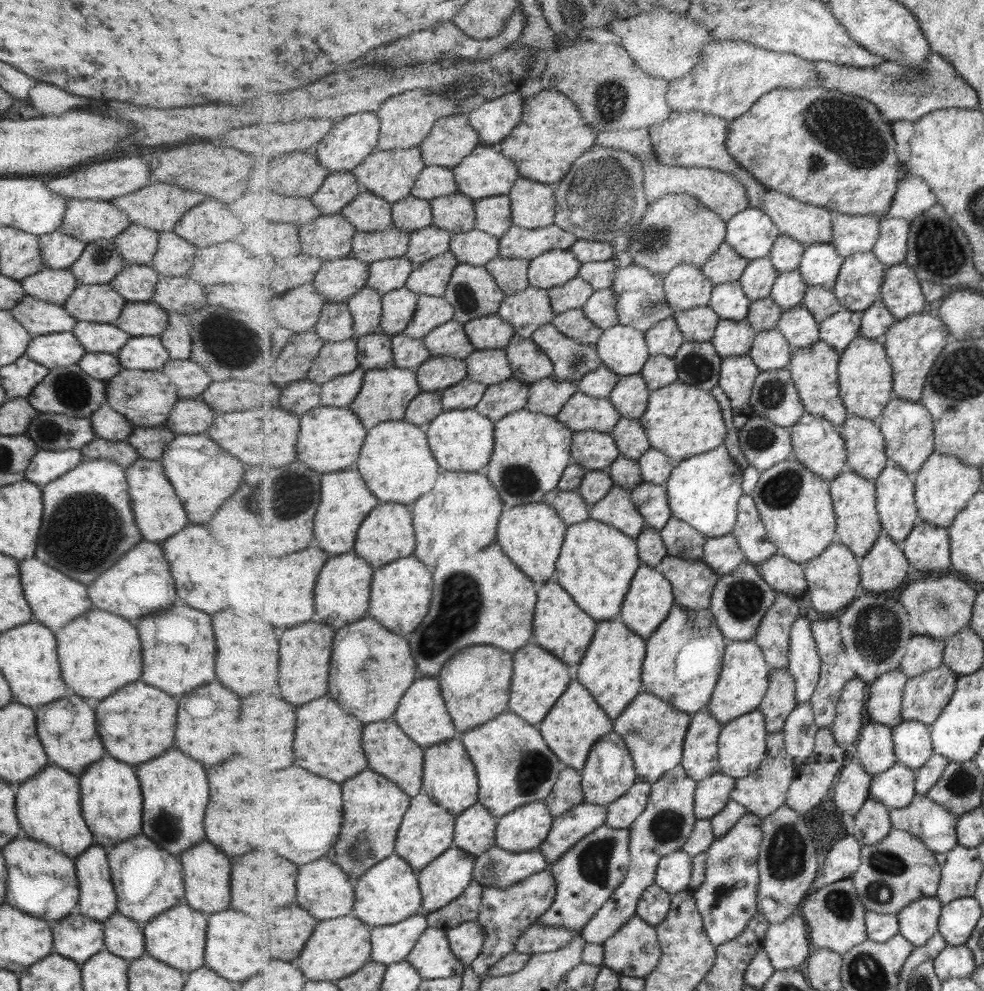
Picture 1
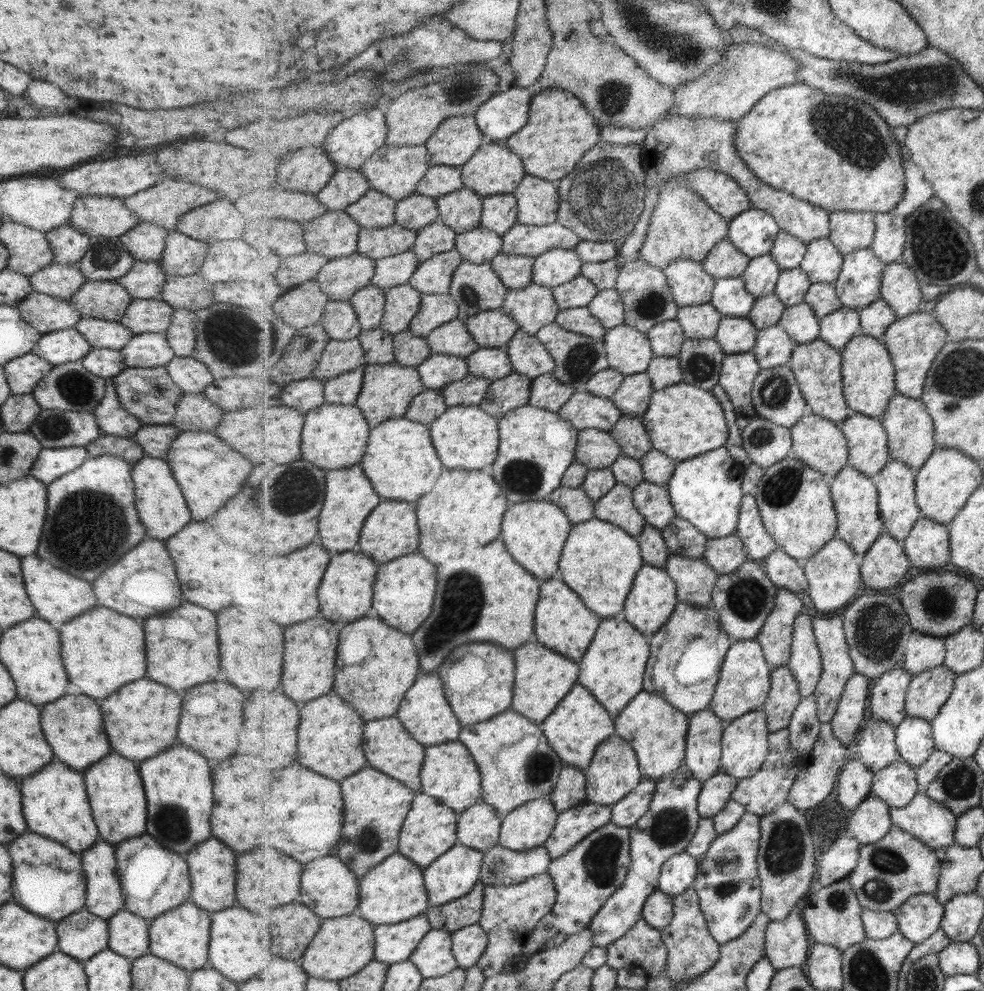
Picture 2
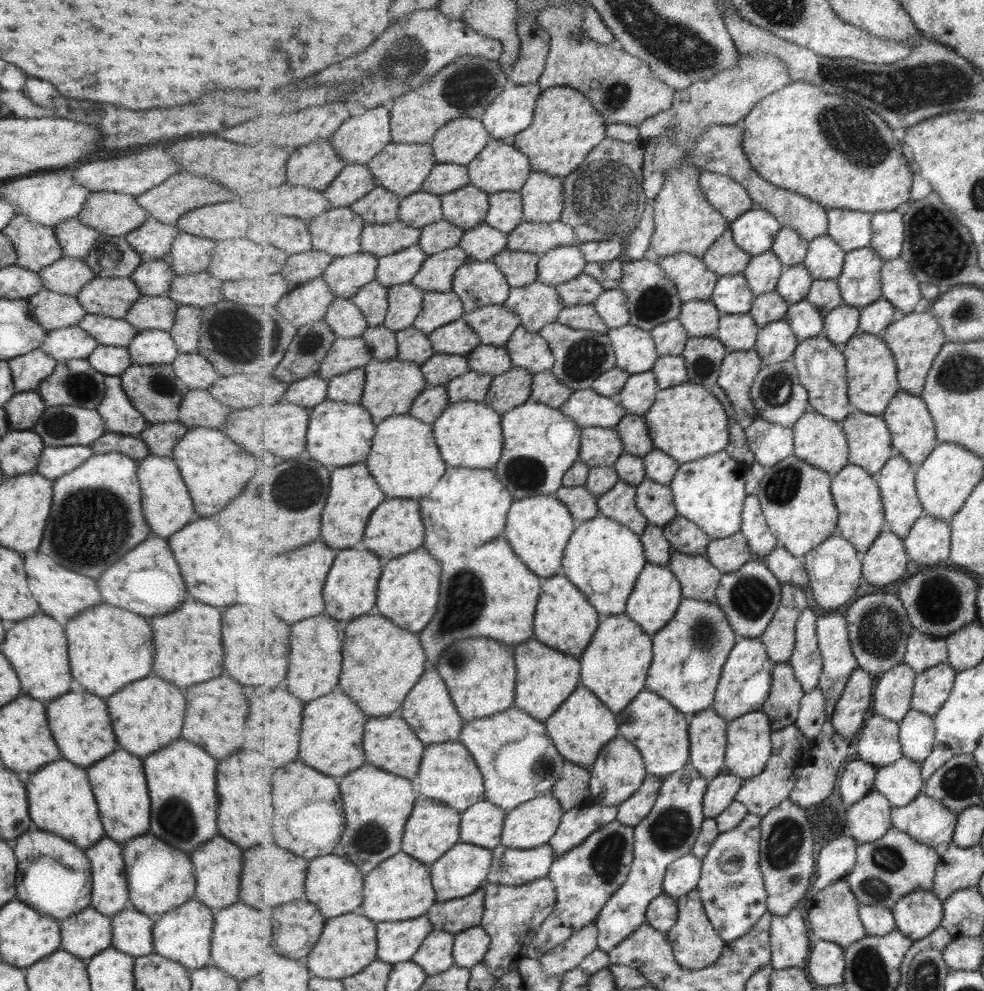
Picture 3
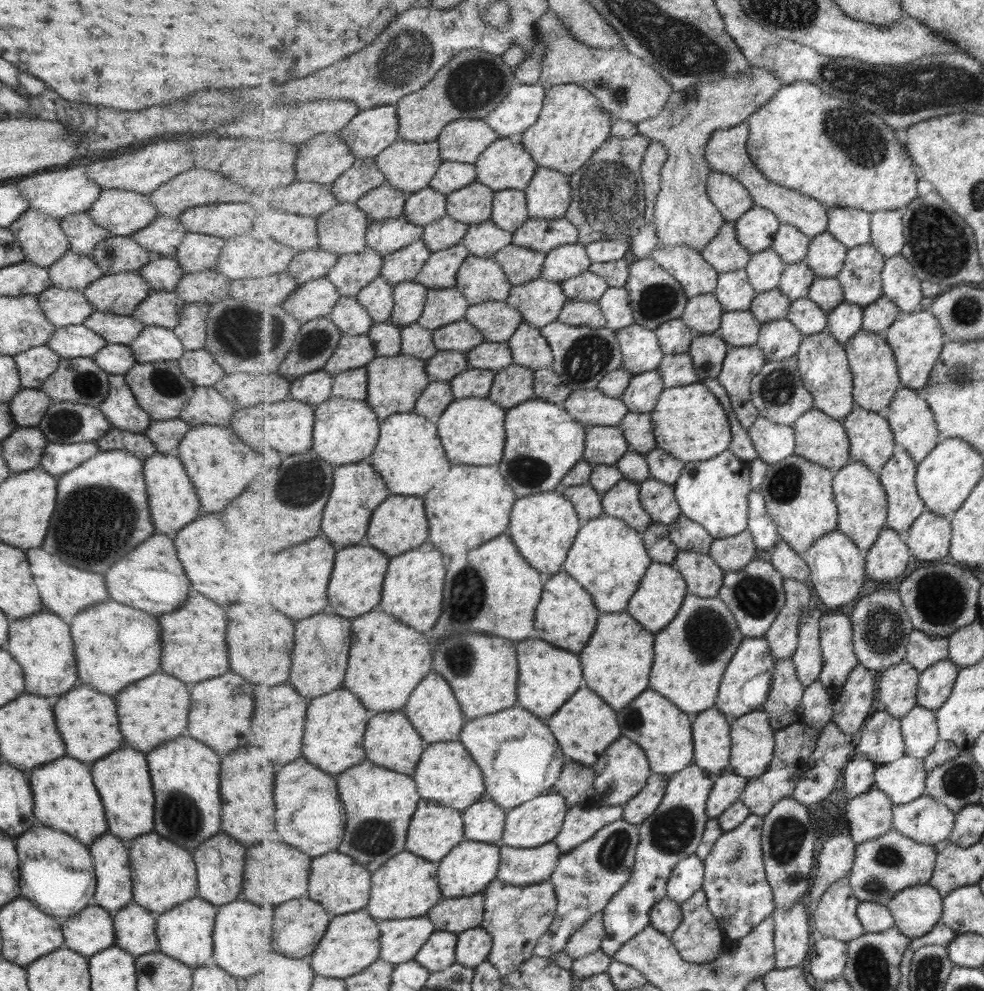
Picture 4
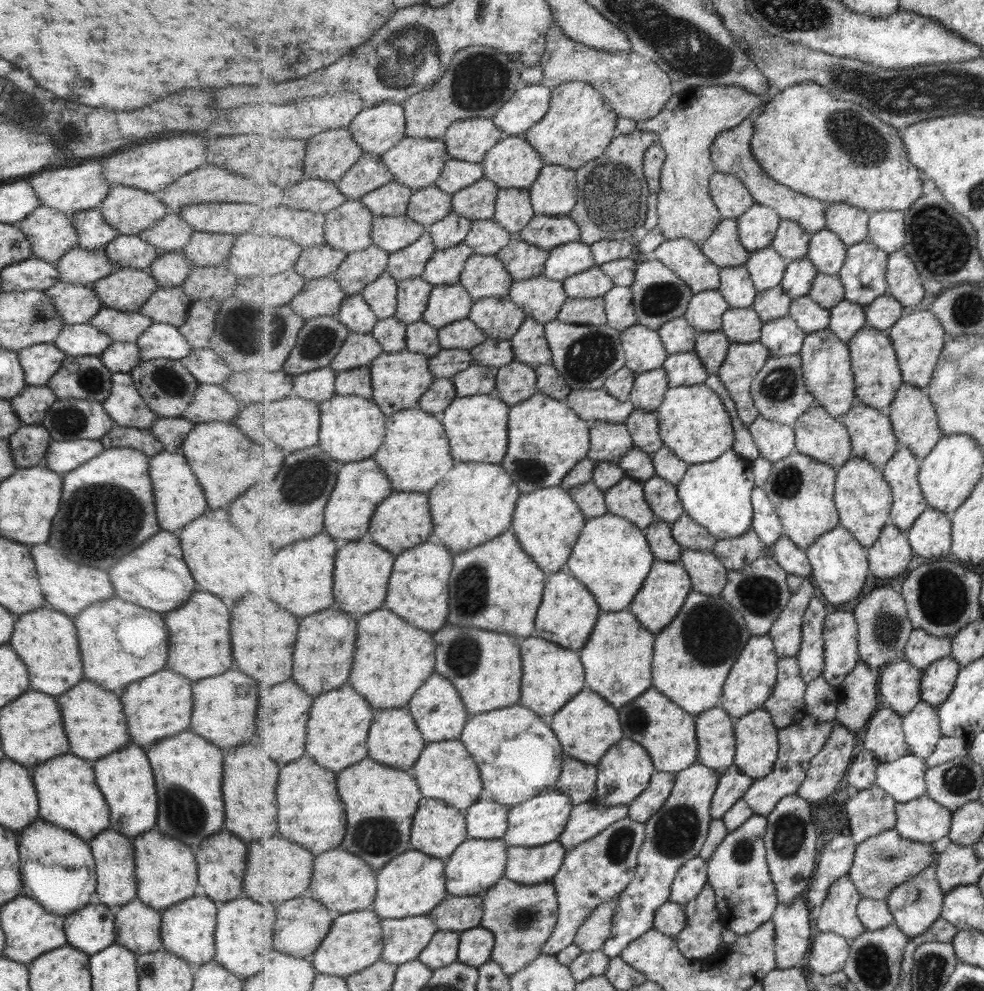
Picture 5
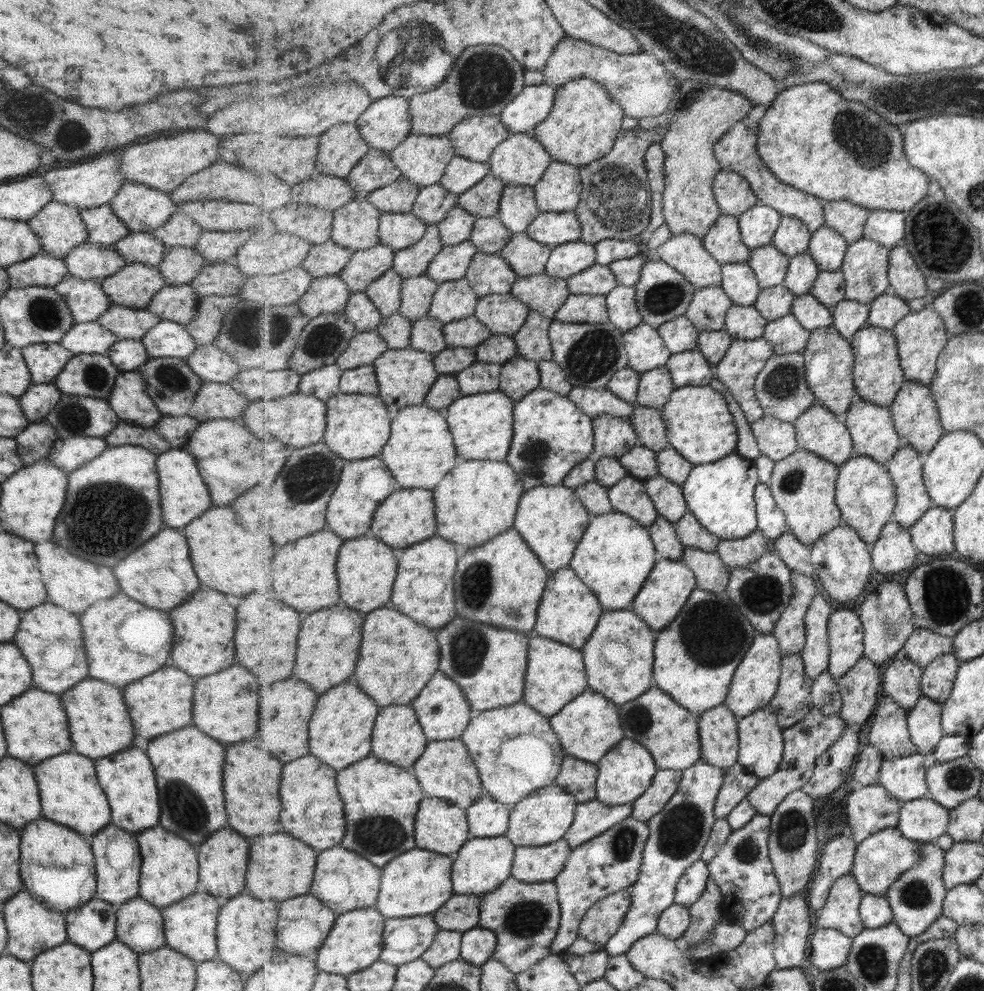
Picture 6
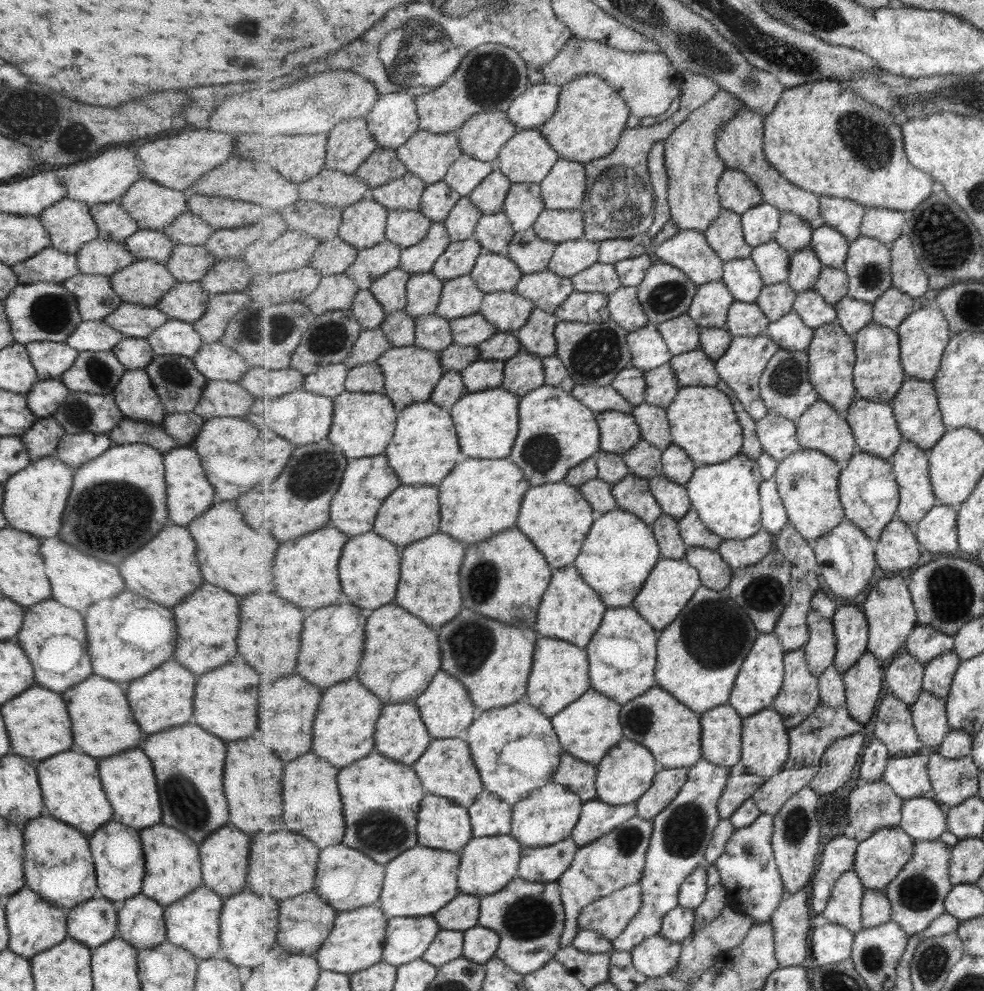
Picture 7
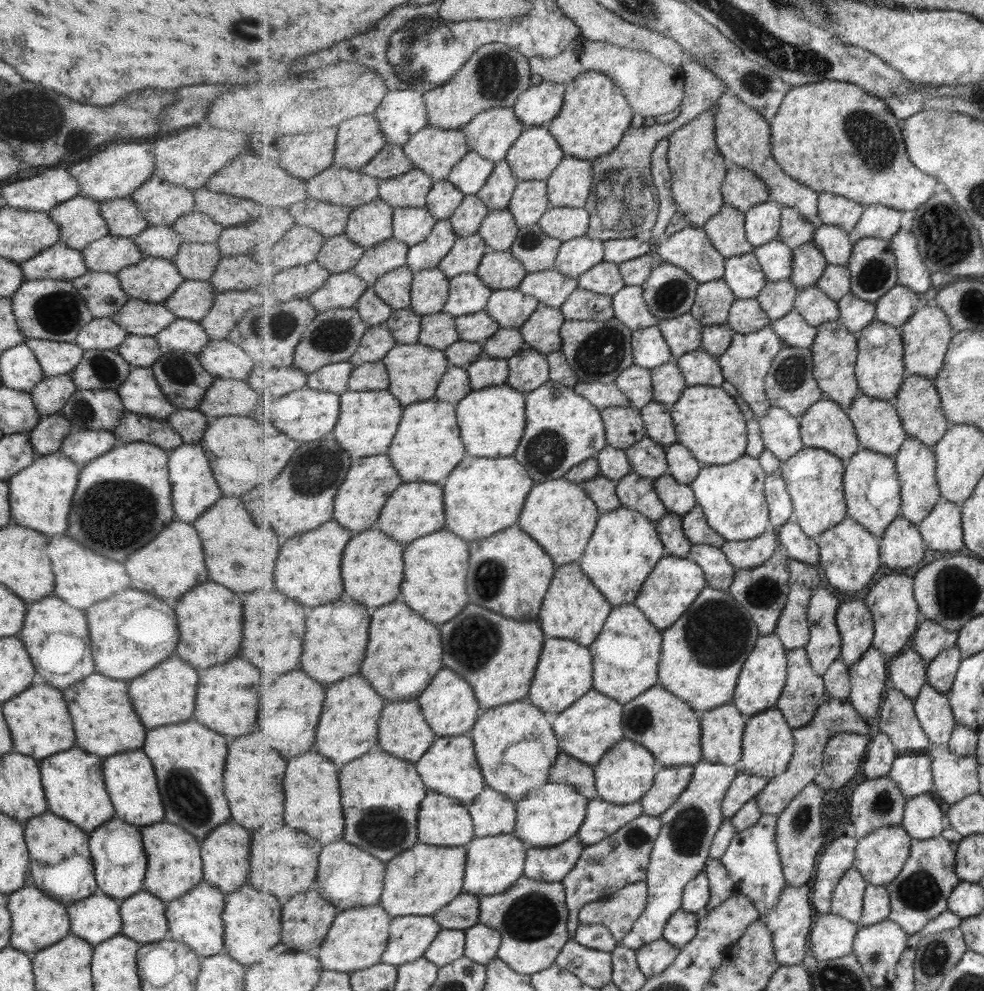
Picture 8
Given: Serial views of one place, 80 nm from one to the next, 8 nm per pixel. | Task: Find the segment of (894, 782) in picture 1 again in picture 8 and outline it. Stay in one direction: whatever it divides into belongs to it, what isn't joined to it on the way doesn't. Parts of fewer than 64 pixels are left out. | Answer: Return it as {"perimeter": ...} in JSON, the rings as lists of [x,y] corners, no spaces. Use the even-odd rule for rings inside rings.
{"perimeter":[[[928,751],[898,756],[889,775],[909,798],[934,790],[932,756]]]}

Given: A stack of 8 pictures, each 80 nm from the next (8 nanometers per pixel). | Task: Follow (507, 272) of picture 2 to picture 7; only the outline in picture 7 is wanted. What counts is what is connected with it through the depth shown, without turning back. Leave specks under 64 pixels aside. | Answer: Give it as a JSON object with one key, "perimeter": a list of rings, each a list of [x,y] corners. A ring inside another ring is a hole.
{"perimeter":[[[535,229],[518,231],[510,242],[508,257],[518,263],[523,274],[548,270],[558,243],[539,238]]]}

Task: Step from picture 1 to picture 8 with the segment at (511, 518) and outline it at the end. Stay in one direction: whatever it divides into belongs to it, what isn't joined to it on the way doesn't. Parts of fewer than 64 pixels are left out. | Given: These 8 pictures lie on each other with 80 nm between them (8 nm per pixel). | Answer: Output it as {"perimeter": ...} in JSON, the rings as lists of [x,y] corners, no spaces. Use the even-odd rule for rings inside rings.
{"perimeter":[[[561,478],[534,486],[525,501],[519,526],[543,546],[559,567],[580,561],[593,538],[600,515],[596,502],[582,484]]]}

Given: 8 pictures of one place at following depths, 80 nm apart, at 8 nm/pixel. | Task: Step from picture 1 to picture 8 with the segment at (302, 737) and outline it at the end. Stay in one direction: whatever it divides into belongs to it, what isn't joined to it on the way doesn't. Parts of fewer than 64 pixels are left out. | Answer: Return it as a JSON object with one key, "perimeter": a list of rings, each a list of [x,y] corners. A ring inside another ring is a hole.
{"perimeter":[[[351,676],[342,680],[328,685],[317,734],[317,750],[340,767],[378,748],[378,724],[388,703],[373,690],[367,678]]]}

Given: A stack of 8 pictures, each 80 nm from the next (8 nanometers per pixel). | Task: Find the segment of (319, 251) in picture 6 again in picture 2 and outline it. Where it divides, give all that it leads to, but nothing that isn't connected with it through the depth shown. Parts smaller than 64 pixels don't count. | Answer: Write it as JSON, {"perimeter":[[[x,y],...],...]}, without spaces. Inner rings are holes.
{"perimeter":[[[305,252],[300,255],[283,258],[276,271],[276,281],[284,288],[284,292],[317,279],[318,274],[330,261],[328,256],[316,252]]]}

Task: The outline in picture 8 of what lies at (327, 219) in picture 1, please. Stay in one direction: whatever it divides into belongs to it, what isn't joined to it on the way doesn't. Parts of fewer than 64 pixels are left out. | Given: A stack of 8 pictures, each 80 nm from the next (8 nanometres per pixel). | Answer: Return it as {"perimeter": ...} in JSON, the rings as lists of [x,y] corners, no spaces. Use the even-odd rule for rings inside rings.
{"perimeter":[[[382,198],[354,207],[344,234],[366,249],[394,236],[395,207]]]}

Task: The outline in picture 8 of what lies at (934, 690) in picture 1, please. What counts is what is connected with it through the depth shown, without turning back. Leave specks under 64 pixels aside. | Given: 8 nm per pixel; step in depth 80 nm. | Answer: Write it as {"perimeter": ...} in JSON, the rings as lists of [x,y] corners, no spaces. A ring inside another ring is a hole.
{"perimeter":[[[956,645],[938,654],[928,666],[927,682],[935,690],[949,693],[955,684],[959,668],[962,666],[964,655]]]}

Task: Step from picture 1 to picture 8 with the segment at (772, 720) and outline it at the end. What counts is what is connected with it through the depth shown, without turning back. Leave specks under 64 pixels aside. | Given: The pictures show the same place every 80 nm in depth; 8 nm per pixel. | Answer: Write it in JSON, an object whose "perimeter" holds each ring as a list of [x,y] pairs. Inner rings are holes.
{"perimeter":[[[806,647],[788,649],[788,677],[775,708],[786,715],[790,726],[808,725],[826,696],[826,682],[811,665]]]}

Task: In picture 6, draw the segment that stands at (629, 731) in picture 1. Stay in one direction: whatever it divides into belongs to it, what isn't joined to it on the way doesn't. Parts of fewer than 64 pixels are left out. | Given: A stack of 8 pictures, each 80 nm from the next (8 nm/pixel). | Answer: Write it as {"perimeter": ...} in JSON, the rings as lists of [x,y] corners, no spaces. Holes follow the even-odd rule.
{"perimeter":[[[657,686],[621,708],[623,730],[628,739],[646,746],[661,769],[685,770],[702,758],[698,713],[687,710]]]}

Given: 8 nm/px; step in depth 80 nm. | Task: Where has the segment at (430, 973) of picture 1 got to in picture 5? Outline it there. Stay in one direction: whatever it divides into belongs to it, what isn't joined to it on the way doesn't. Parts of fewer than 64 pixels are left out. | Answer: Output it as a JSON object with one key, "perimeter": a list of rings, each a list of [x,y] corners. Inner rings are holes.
{"perimeter":[[[439,930],[418,959],[433,970],[448,967],[459,960],[460,941],[460,932]]]}

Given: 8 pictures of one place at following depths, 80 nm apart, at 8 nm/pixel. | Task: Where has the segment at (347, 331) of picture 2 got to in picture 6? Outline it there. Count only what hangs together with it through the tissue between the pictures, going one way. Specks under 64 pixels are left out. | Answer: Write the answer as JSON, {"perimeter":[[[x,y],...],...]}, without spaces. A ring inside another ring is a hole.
{"perimeter":[[[366,292],[353,293],[344,313],[357,332],[375,331],[383,320],[380,310]]]}

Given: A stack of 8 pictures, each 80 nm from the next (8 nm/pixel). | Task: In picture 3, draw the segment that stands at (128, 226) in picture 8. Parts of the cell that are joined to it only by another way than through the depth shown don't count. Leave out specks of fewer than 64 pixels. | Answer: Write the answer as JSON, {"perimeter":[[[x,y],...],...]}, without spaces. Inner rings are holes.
{"perimeter":[[[76,215],[52,227],[55,240],[58,242],[62,256],[84,259],[100,235],[88,226],[81,224]]]}

